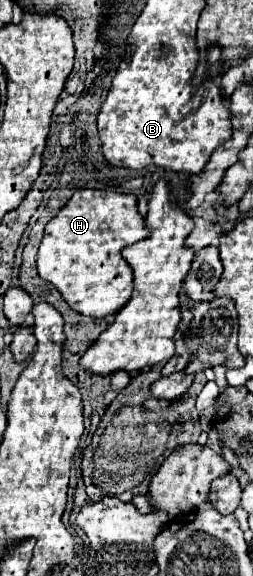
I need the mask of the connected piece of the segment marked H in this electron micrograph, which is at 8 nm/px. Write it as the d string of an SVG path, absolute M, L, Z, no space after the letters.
M77 189L45 227L37 253L37 271L59 289L73 311L89 317L113 315L129 301L133 291L133 271L121 257L121 249L147 235L133 193Z

